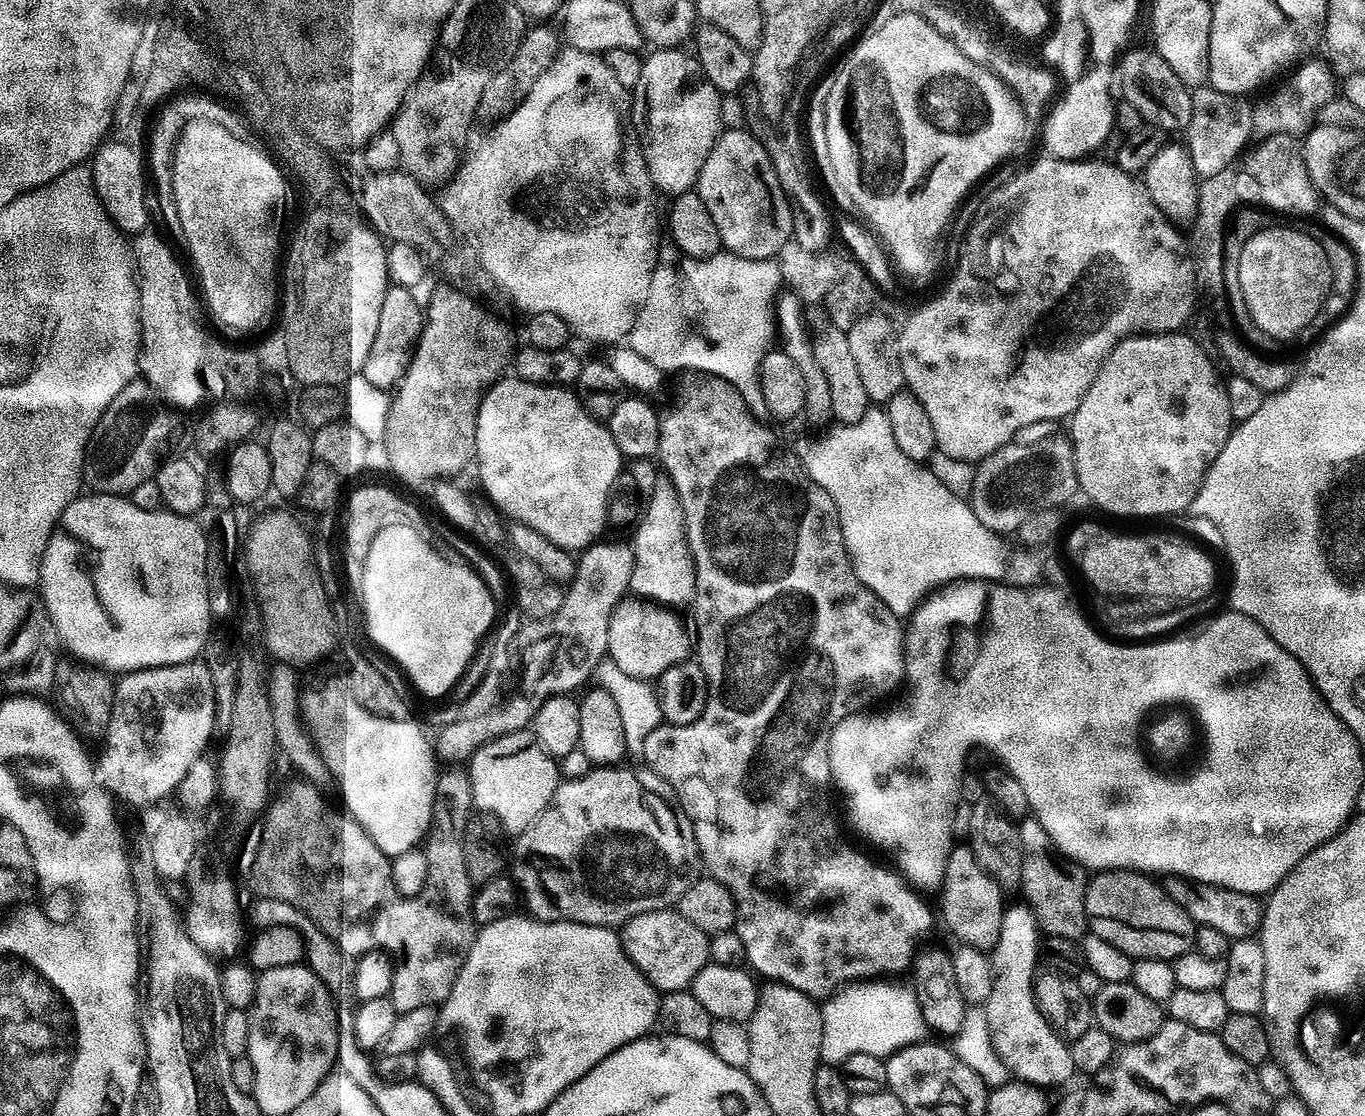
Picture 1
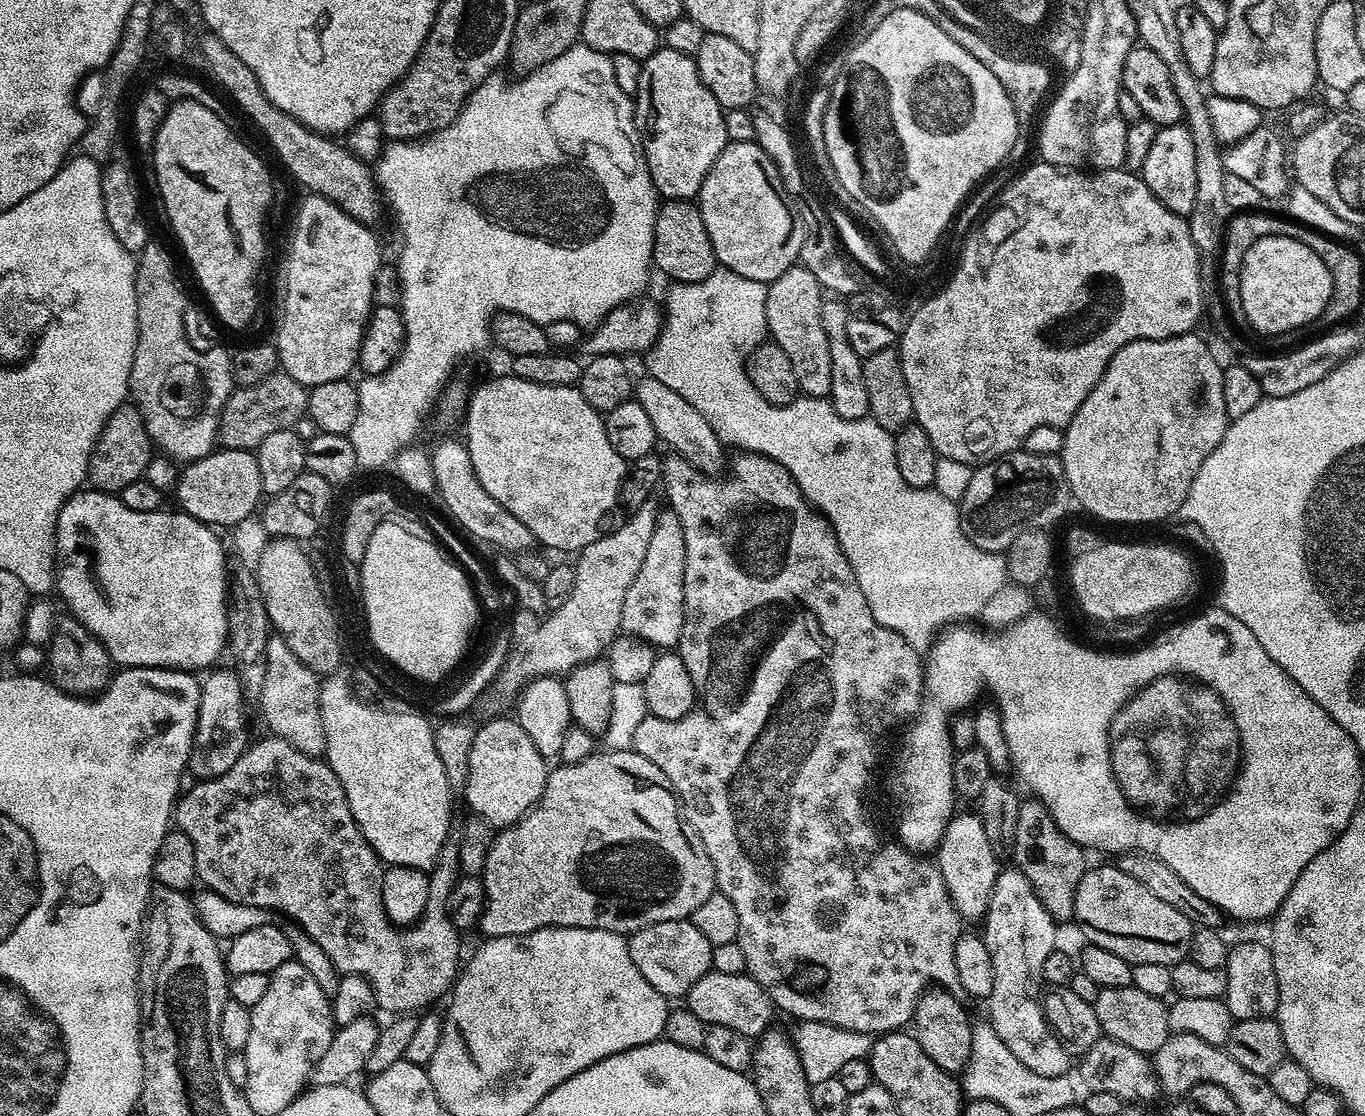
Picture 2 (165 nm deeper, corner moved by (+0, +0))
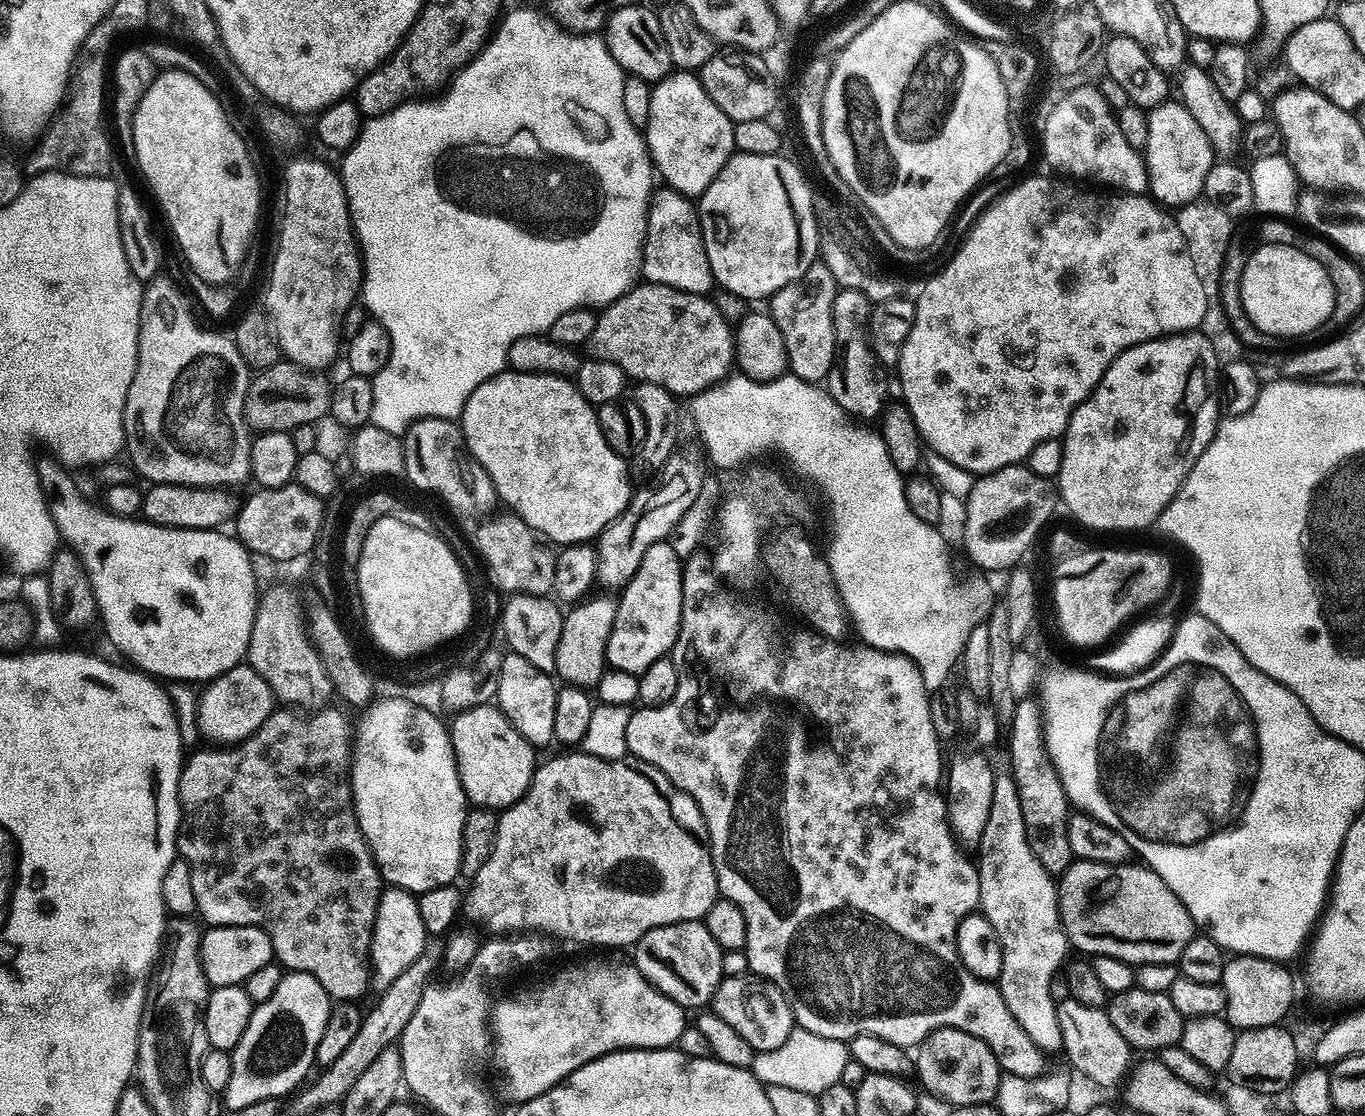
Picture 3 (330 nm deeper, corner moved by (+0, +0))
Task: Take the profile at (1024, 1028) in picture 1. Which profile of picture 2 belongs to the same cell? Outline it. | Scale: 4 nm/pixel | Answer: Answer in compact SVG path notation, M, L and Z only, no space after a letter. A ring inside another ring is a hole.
M1015 866L1001 867L990 894L988 910L982 917L982 935L990 958L994 958L994 990L990 997L990 1023L998 1038L1010 1046L1010 1054L1034 1074L1057 1076L1070 1070L1070 1057L1044 1017L1042 962L1057 951L1057 921L1034 894L1026 874Z

